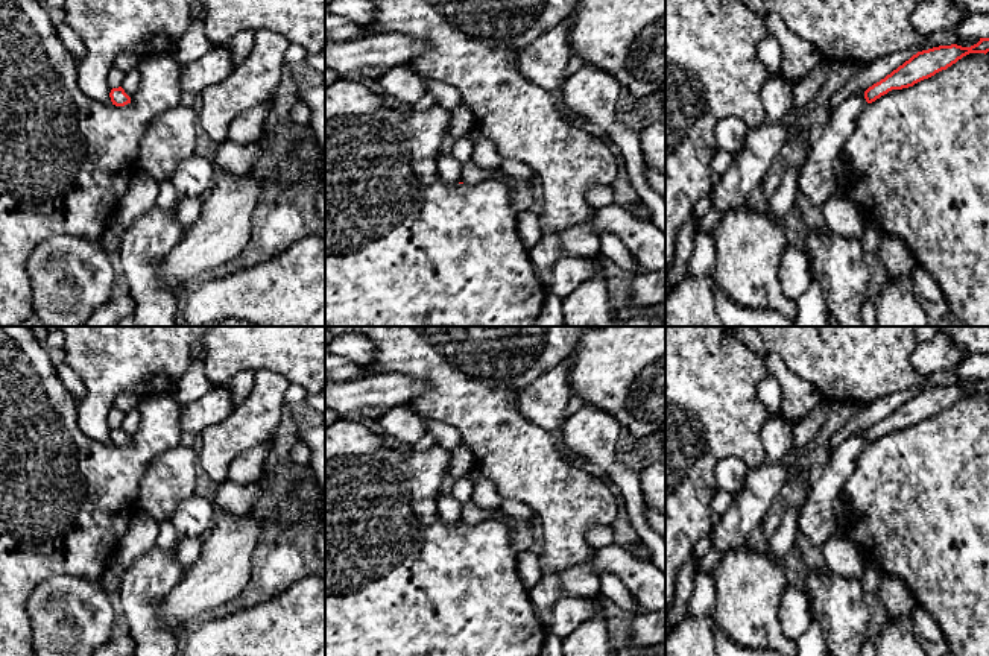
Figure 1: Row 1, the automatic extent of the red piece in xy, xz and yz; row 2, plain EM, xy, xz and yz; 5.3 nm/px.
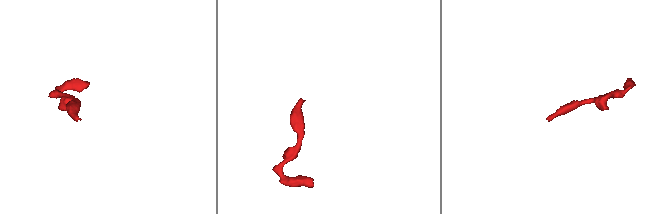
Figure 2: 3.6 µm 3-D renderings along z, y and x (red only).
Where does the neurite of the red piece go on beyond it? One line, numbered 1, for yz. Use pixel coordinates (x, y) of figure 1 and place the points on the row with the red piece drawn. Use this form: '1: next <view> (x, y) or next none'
1: next none

